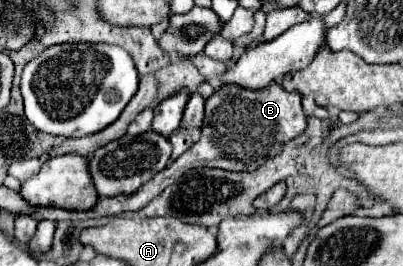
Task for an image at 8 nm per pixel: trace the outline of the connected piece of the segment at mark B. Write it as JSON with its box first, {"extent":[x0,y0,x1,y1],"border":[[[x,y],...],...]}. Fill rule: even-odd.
{"extent":[32,83,306,221],"border":[[[270,83],[264,89],[252,91],[242,87],[222,85],[208,101],[206,101],[206,119],[202,127],[202,137],[194,143],[184,155],[176,161],[170,161],[164,171],[160,171],[154,179],[144,183],[140,191],[132,195],[116,195],[112,199],[100,199],[98,205],[90,211],[64,211],[52,207],[38,207],[32,217],[36,221],[50,219],[50,221],[80,221],[90,217],[104,217],[104,215],[118,215],[124,211],[138,211],[148,205],[164,187],[176,183],[186,171],[196,167],[218,167],[226,171],[254,171],[258,169],[266,157],[276,155],[284,143],[298,137],[306,129],[306,117],[300,105],[300,93],[288,93],[276,83]]]}

